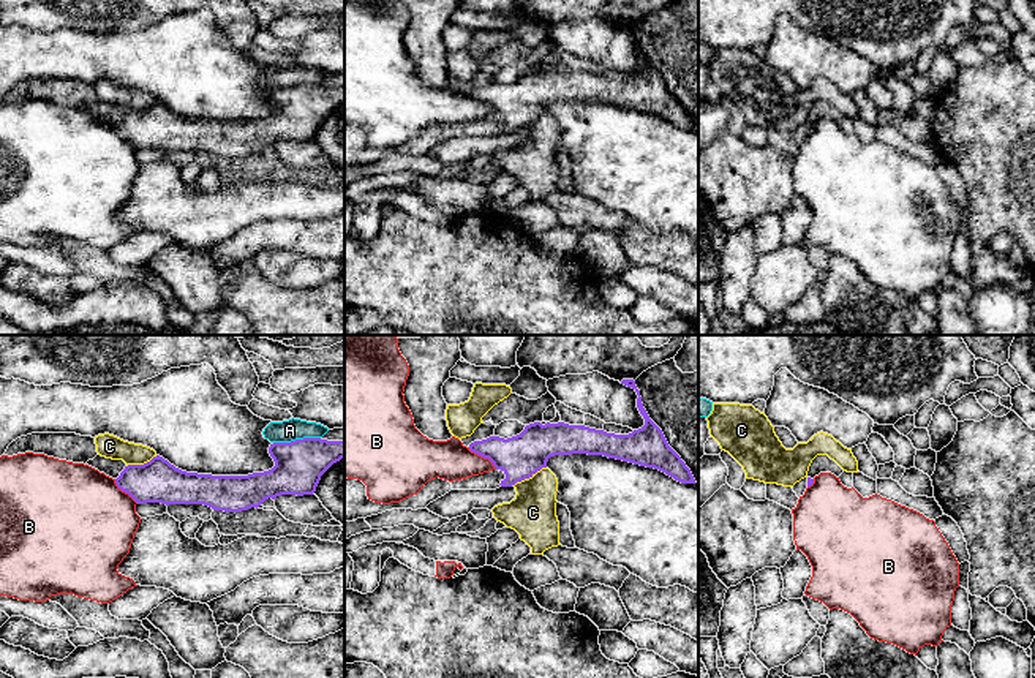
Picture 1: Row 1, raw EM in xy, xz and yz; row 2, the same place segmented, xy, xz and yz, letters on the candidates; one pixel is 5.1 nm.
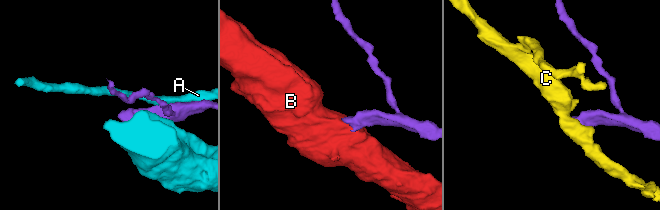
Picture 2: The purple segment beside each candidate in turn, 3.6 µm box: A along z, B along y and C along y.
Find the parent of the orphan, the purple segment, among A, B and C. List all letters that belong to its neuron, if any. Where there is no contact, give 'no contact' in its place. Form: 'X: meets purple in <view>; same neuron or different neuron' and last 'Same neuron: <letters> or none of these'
A: meets purple in xy; different neuron
B: meets purple in xz; different neuron
C: meets purple in xz; different neuron
Same neuron: none of these

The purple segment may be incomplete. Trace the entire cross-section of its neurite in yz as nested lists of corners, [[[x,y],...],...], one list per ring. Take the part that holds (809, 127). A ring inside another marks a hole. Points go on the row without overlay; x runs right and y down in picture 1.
[[[817,101],[807,117],[807,133],[814,130],[814,123],[819,122],[820,119],[831,119],[836,123],[839,123],[844,115],[831,106],[828,101]]]

